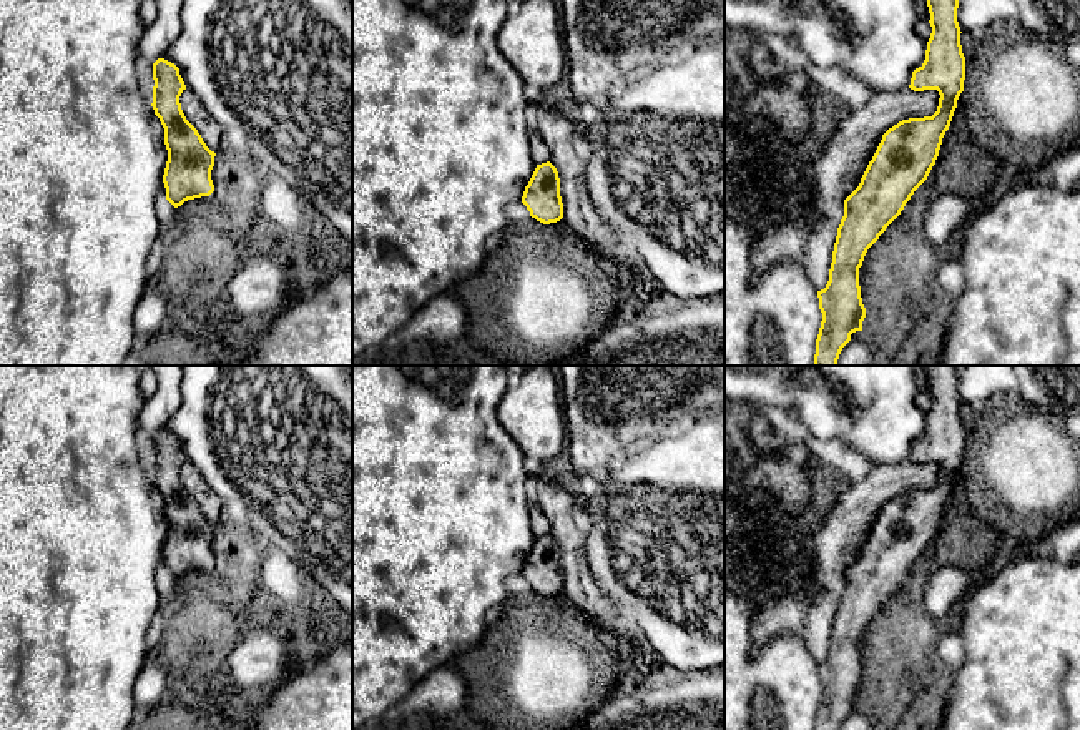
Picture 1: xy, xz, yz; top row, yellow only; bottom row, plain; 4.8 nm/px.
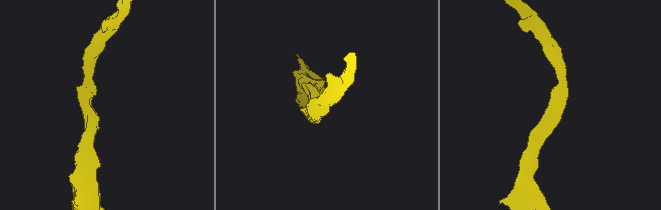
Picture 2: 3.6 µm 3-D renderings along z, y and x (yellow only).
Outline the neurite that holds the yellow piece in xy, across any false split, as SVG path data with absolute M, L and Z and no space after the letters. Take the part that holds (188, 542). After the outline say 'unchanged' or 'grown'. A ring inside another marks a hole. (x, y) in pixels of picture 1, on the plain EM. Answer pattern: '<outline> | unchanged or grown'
M158 431L153 452L151 479L164 501L168 522L163 555L166 572L178 580L214 564L211 542L226 509L201 472L186 461L174 436Z | grown

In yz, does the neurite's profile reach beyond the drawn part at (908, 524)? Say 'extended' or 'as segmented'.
extended

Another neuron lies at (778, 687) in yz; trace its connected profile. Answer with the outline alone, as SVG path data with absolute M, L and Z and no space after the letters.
M754 572L724 575L724 730L814 730L822 685L804 640L781 634L753 652L751 627L764 602Z

